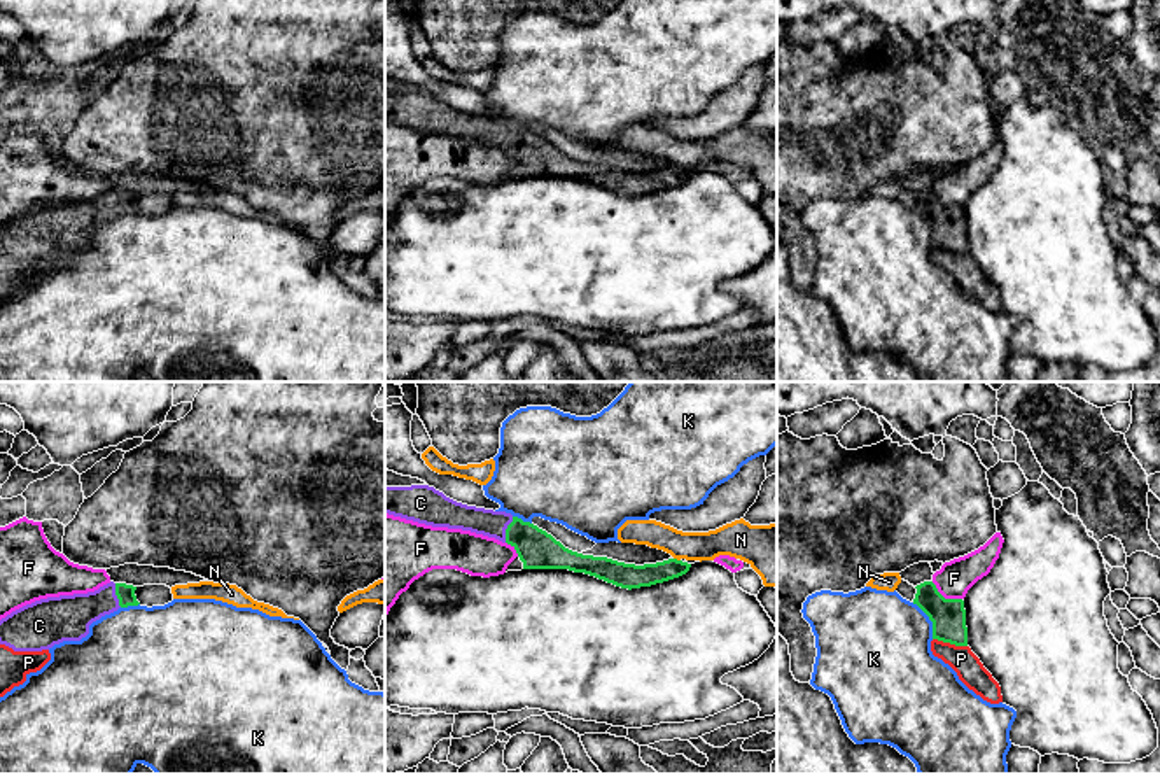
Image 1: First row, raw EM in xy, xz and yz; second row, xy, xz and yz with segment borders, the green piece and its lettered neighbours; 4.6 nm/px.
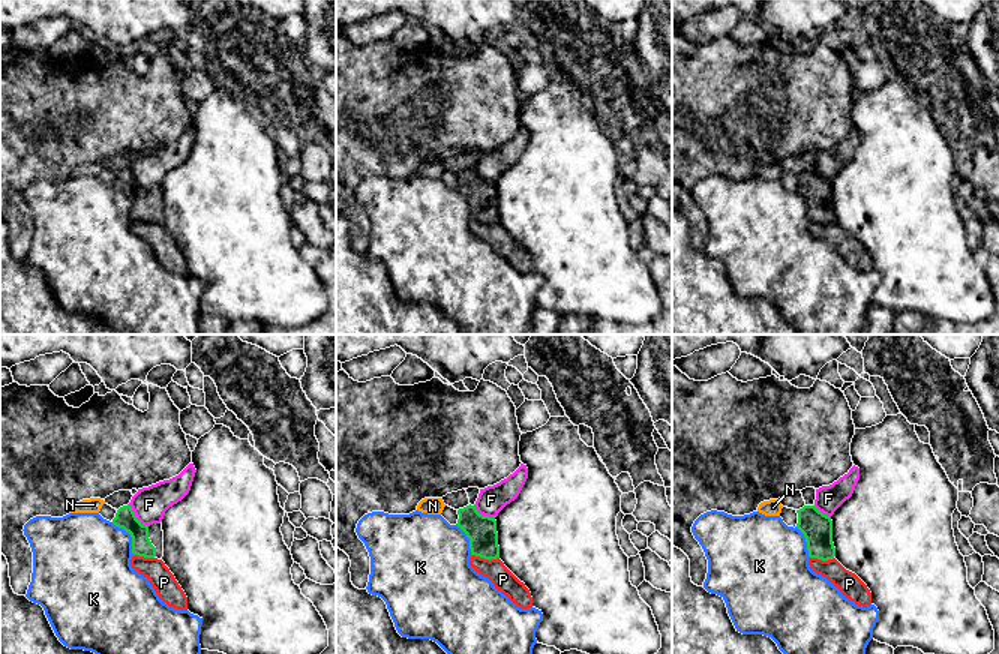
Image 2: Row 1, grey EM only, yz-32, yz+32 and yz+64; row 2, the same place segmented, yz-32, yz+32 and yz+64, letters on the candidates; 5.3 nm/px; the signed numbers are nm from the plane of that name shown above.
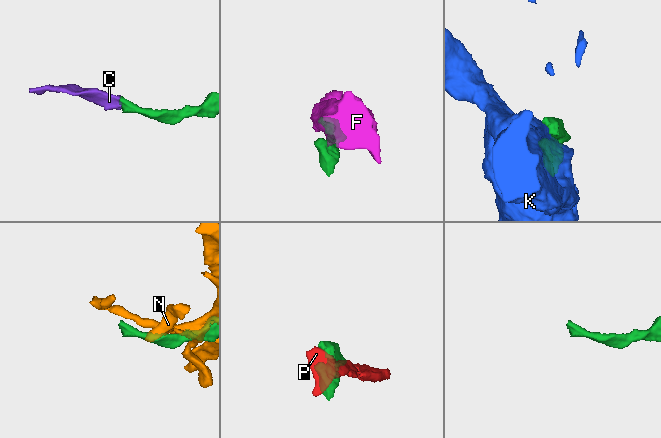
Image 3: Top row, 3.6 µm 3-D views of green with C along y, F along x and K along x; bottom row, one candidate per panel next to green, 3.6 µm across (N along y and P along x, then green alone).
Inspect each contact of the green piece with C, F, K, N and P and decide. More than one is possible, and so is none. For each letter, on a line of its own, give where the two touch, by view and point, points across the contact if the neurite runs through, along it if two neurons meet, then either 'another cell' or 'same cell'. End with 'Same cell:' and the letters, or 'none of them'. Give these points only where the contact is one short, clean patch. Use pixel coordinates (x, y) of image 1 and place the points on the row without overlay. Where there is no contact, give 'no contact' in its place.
C: xz (506, 137) | across xz (536, 156), (522, 142), (506, 137), (499, 132), (454, 123) | same cell
F: yz (943, 205) | another cell
K: yz (929, 226) | another cell
N: xz (676, 167) | another cell
P: yz (950, 251) | another cell
Same cell: C

